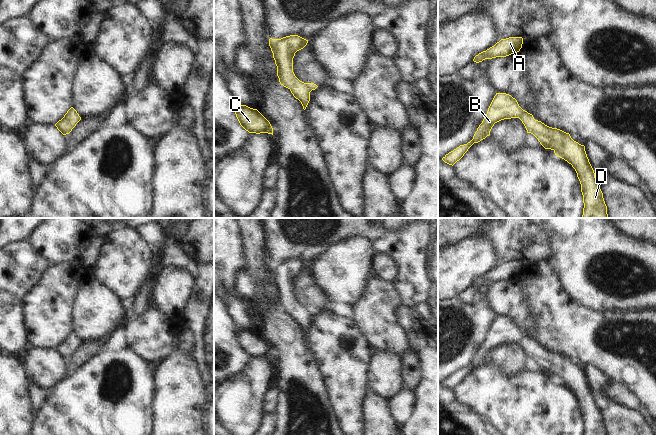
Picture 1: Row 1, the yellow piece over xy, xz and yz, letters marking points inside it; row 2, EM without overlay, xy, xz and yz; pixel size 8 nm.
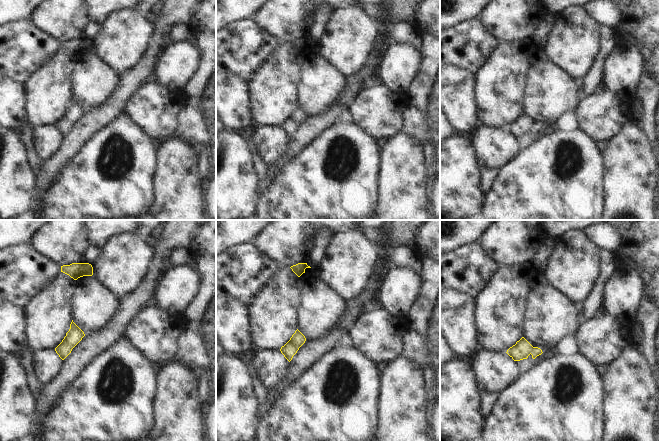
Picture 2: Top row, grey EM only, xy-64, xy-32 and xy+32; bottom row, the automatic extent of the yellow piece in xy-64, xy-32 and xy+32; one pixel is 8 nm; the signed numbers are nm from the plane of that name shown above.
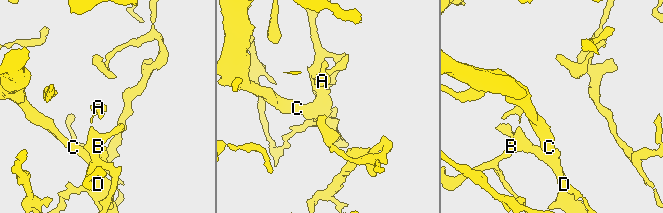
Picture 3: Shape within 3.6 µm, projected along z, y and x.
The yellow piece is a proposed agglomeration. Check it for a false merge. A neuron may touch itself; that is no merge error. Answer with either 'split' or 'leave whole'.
leave whole

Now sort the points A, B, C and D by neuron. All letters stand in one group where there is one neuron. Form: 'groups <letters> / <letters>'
groups A B C D

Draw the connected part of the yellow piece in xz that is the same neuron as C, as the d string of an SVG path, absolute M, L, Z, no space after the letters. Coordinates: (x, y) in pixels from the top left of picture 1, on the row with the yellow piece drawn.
M236 103L234 110L240 125L249 133L273 135L270 122L257 109Z

